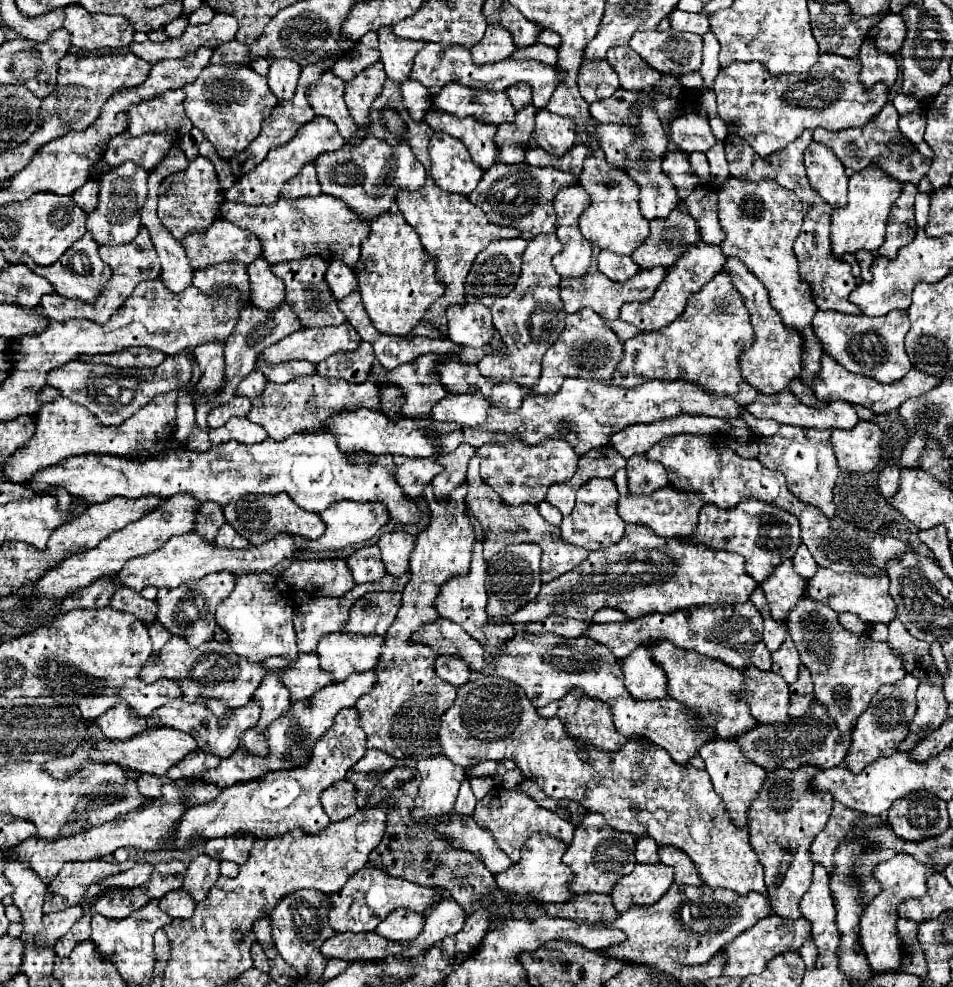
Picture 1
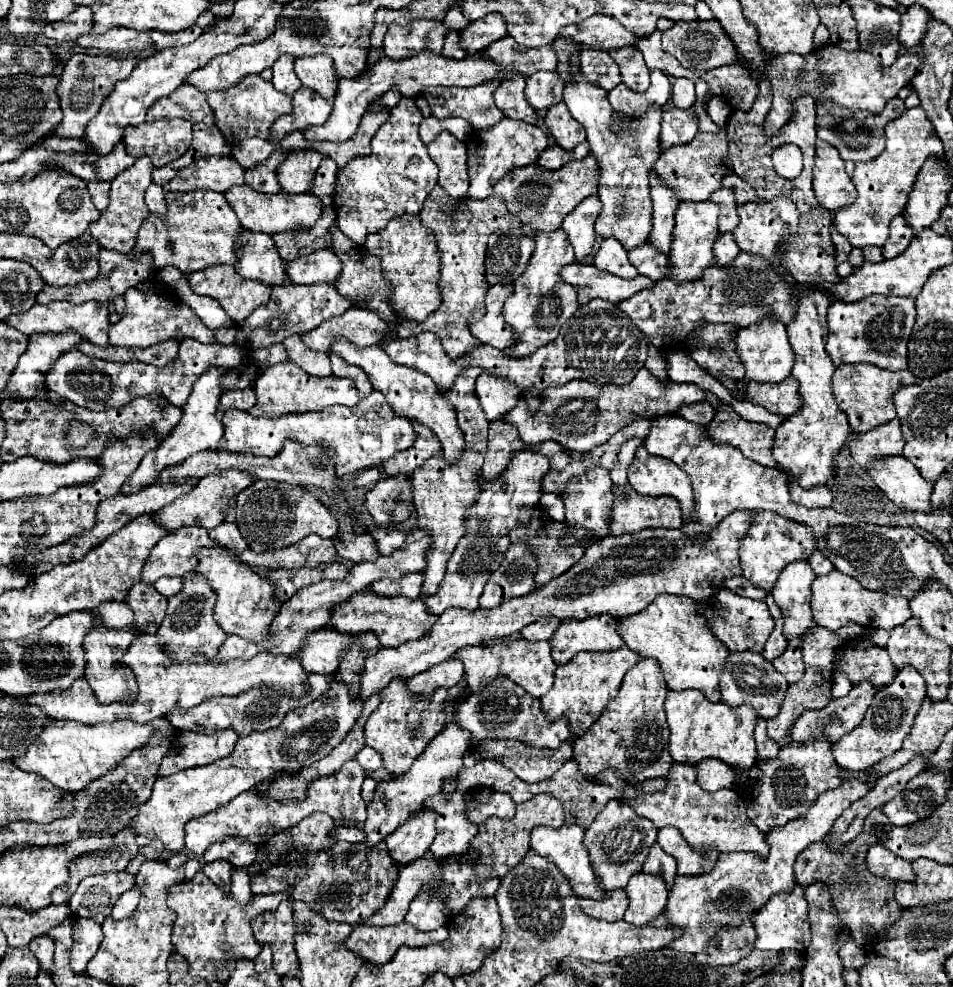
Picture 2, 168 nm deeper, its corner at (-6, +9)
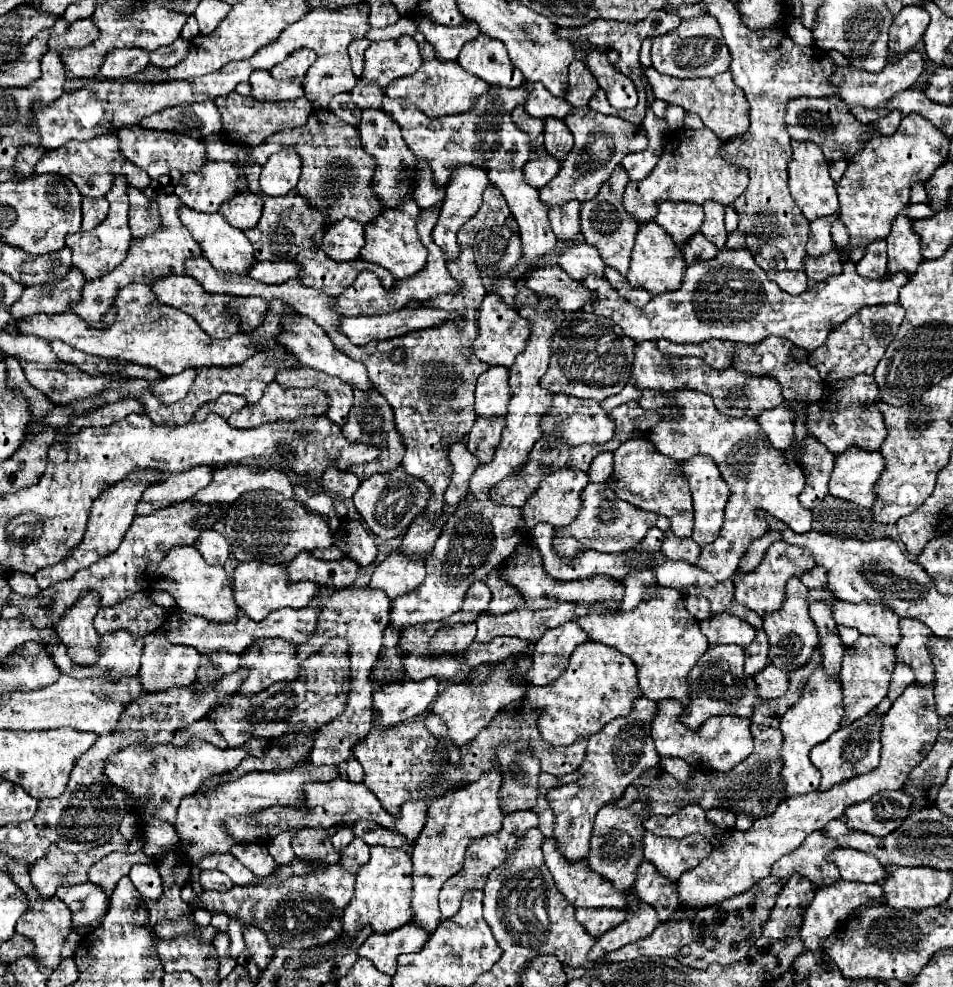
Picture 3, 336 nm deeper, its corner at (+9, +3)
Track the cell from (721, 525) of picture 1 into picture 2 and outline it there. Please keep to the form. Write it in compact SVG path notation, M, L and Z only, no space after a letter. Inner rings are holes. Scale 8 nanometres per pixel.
M756 511L754 519L750 523L750 529L740 539L740 565L742 575L750 579L754 585L762 585L764 589L772 589L780 571L796 561L796 559L808 559L810 553L816 549L814 533L808 529L808 525L800 525L798 521L788 521L786 517L772 513L772 511Z

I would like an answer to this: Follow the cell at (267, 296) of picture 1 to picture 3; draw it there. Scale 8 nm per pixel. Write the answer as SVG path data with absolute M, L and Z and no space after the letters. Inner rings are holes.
M189 207L179 209L181 223L189 229L193 239L201 245L203 257L217 269L225 273L247 273L249 267L255 263L253 257L253 245L245 237L245 233L237 227L231 227L219 213L197 213Z

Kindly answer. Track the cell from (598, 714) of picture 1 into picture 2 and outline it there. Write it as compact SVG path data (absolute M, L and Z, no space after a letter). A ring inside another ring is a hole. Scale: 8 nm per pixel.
M628 647L616 649L612 653L578 653L572 661L556 669L552 691L540 699L542 709L552 721L566 717L570 721L570 727L576 729L576 733L586 733L592 727L592 723L598 721L600 713L606 709L610 699L618 695L626 671L638 661L640 655Z

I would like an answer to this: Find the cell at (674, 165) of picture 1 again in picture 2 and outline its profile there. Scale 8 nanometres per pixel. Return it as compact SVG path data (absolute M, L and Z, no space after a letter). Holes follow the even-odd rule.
M724 131L720 135L702 135L696 143L674 145L660 153L656 165L656 173L666 181L668 187L676 191L680 201L704 201L712 191L720 189L720 179L732 173L732 165L728 165L728 145L724 141Z

